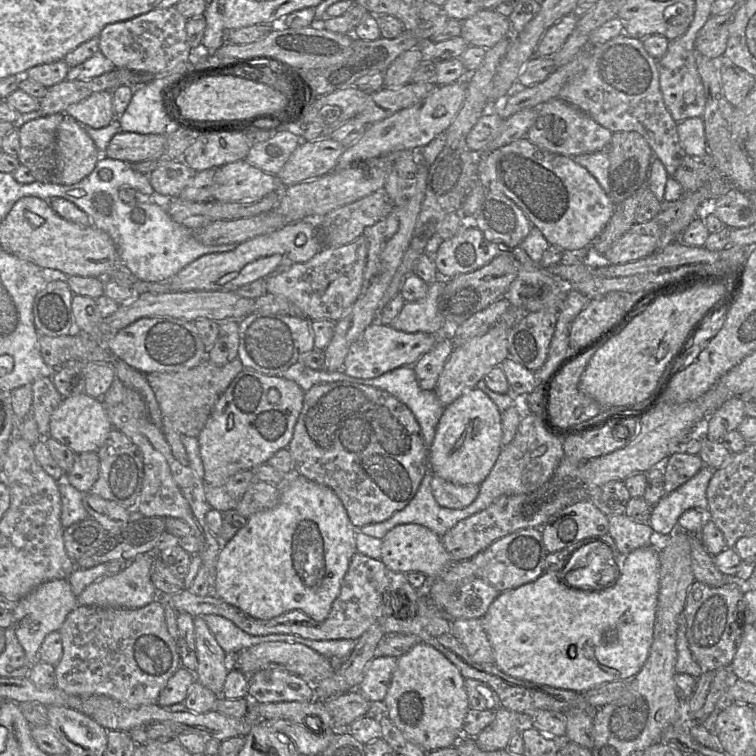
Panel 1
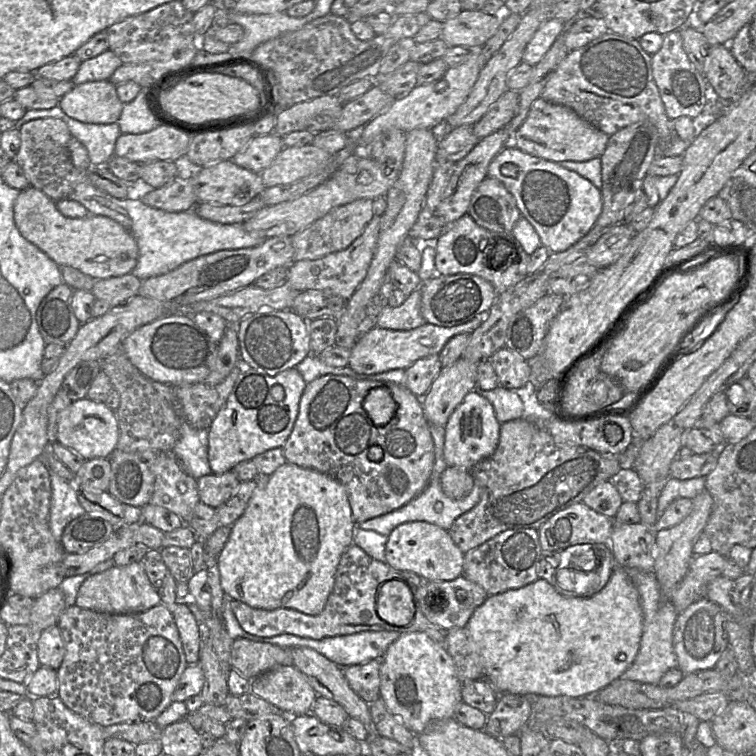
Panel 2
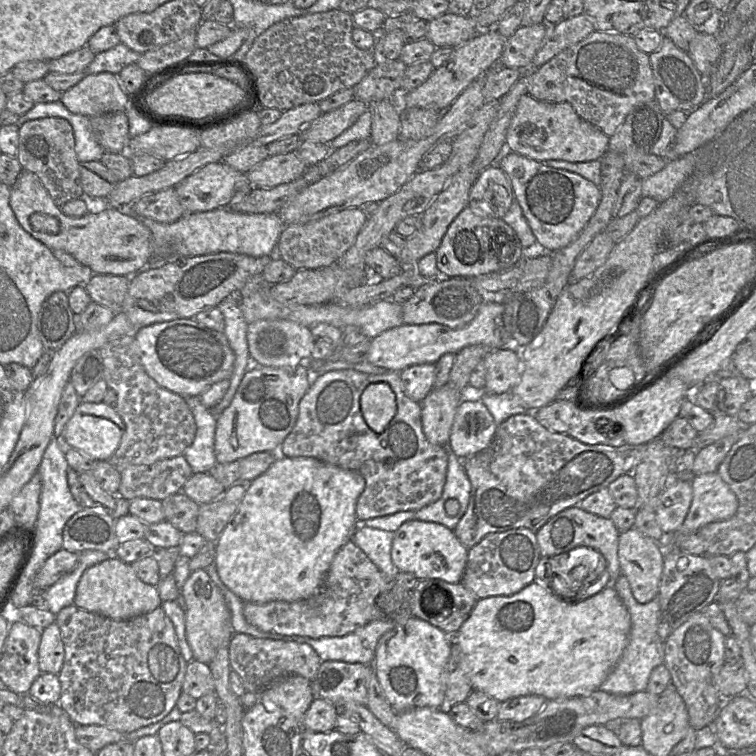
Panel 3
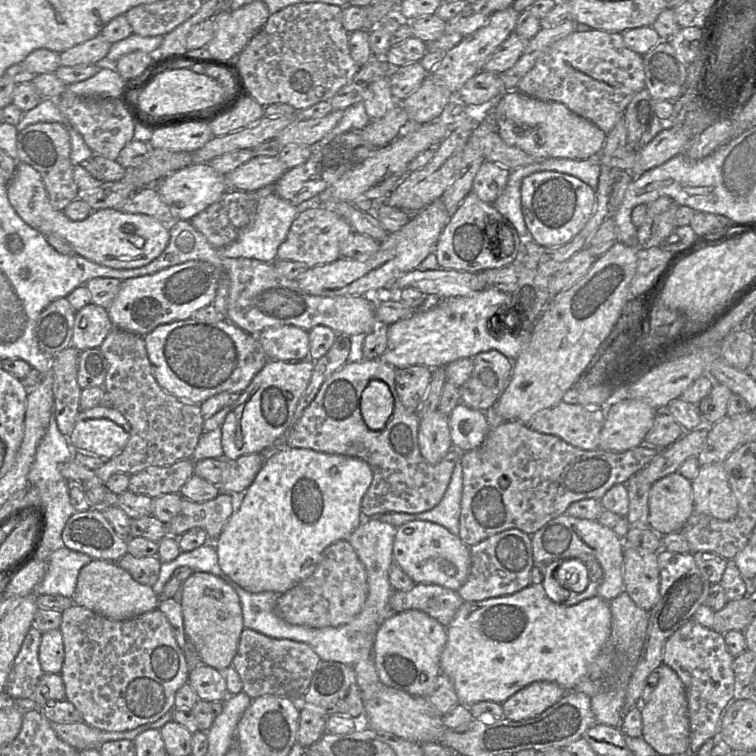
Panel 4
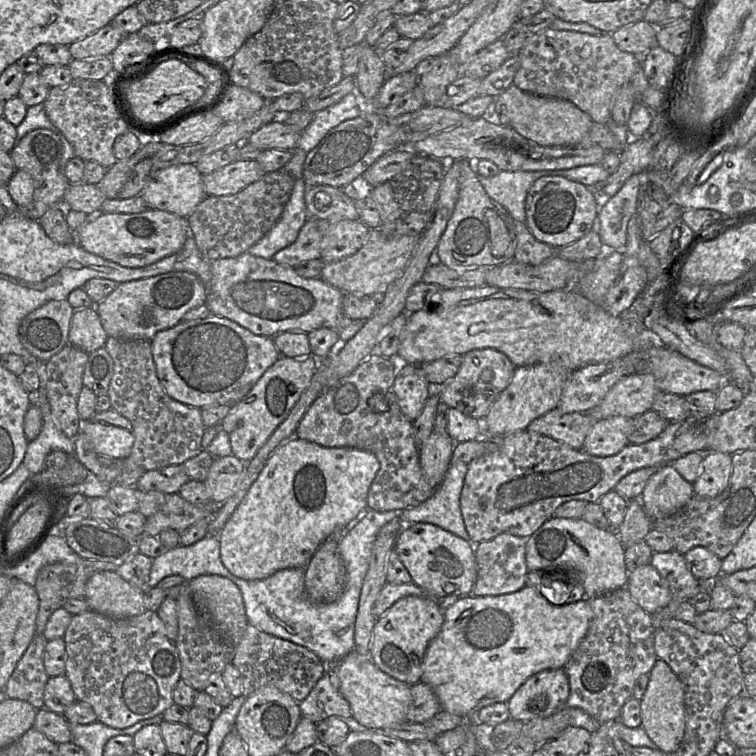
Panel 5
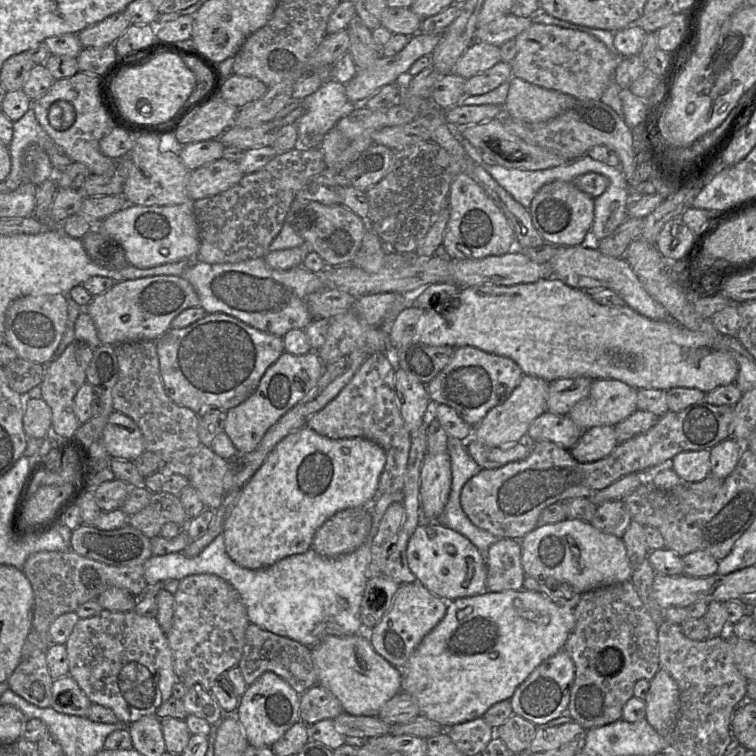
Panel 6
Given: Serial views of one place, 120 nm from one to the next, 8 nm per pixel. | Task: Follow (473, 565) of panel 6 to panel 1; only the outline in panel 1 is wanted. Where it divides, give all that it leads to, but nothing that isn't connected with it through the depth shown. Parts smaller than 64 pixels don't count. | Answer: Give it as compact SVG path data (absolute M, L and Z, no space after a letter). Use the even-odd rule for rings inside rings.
M413 523L397 525L388 531L382 538L380 560L391 571L405 574L421 572L430 580L438 577L455 563L445 549L440 536L422 525Z

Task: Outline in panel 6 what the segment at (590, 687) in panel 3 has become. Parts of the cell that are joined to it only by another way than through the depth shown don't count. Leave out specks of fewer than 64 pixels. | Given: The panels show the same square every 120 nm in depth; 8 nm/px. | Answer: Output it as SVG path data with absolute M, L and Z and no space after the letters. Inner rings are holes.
M525 589L506 590L503 592L484 591L475 596L455 599L448 604L445 617L422 639L410 656L407 664L403 669L400 669L402 672L401 691L411 695L415 699L421 715L438 722L445 729L449 729L456 724L480 718L494 704L503 700L510 700L517 687L527 679L537 666L564 649L574 625L574 609L561 607L555 604L547 595L538 591L528 591Z

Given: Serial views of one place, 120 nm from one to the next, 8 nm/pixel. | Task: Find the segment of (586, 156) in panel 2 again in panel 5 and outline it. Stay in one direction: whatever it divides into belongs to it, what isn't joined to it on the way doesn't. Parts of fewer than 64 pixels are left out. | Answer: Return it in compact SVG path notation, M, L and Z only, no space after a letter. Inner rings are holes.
M514 83L495 98L495 103L499 124L511 126L520 135L541 146L576 146L582 142L594 122L568 100L525 92Z

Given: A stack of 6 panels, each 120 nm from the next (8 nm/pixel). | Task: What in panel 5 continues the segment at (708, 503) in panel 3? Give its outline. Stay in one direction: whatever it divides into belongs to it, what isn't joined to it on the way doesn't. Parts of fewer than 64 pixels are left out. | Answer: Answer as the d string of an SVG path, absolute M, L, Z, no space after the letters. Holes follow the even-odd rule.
M707 451L697 480L693 483L694 494L714 498L721 494L729 484L732 473L732 455Z

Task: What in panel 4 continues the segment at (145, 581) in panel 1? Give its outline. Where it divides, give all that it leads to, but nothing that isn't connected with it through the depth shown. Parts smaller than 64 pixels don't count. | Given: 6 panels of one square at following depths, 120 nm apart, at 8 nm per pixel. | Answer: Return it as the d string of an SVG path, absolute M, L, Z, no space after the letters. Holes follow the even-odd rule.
M93 559L79 574L73 596L74 604L114 621L128 620L158 609L160 600L149 586L136 582L116 562Z

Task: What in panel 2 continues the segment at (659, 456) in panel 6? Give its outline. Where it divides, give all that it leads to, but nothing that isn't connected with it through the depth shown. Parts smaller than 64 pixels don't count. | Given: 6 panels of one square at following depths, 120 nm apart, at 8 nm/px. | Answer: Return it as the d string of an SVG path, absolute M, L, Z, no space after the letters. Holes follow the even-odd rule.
M523 417L502 423L494 453L470 469L474 484L480 490L479 502L471 510L456 518L447 531L465 554L505 530L517 528L537 530L554 514L581 502L594 487L608 481L621 469L618 456L601 454L584 446L557 442L542 426L536 426Z

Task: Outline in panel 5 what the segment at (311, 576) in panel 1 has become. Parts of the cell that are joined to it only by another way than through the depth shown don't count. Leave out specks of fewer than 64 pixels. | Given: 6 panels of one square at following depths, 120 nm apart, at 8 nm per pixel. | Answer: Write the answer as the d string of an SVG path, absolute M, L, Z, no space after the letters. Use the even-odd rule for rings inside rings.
M293 436L271 454L257 479L218 534L220 559L237 578L264 580L289 568L305 568L328 539L339 538L367 509L370 485L380 463L370 452L355 448L326 448Z

